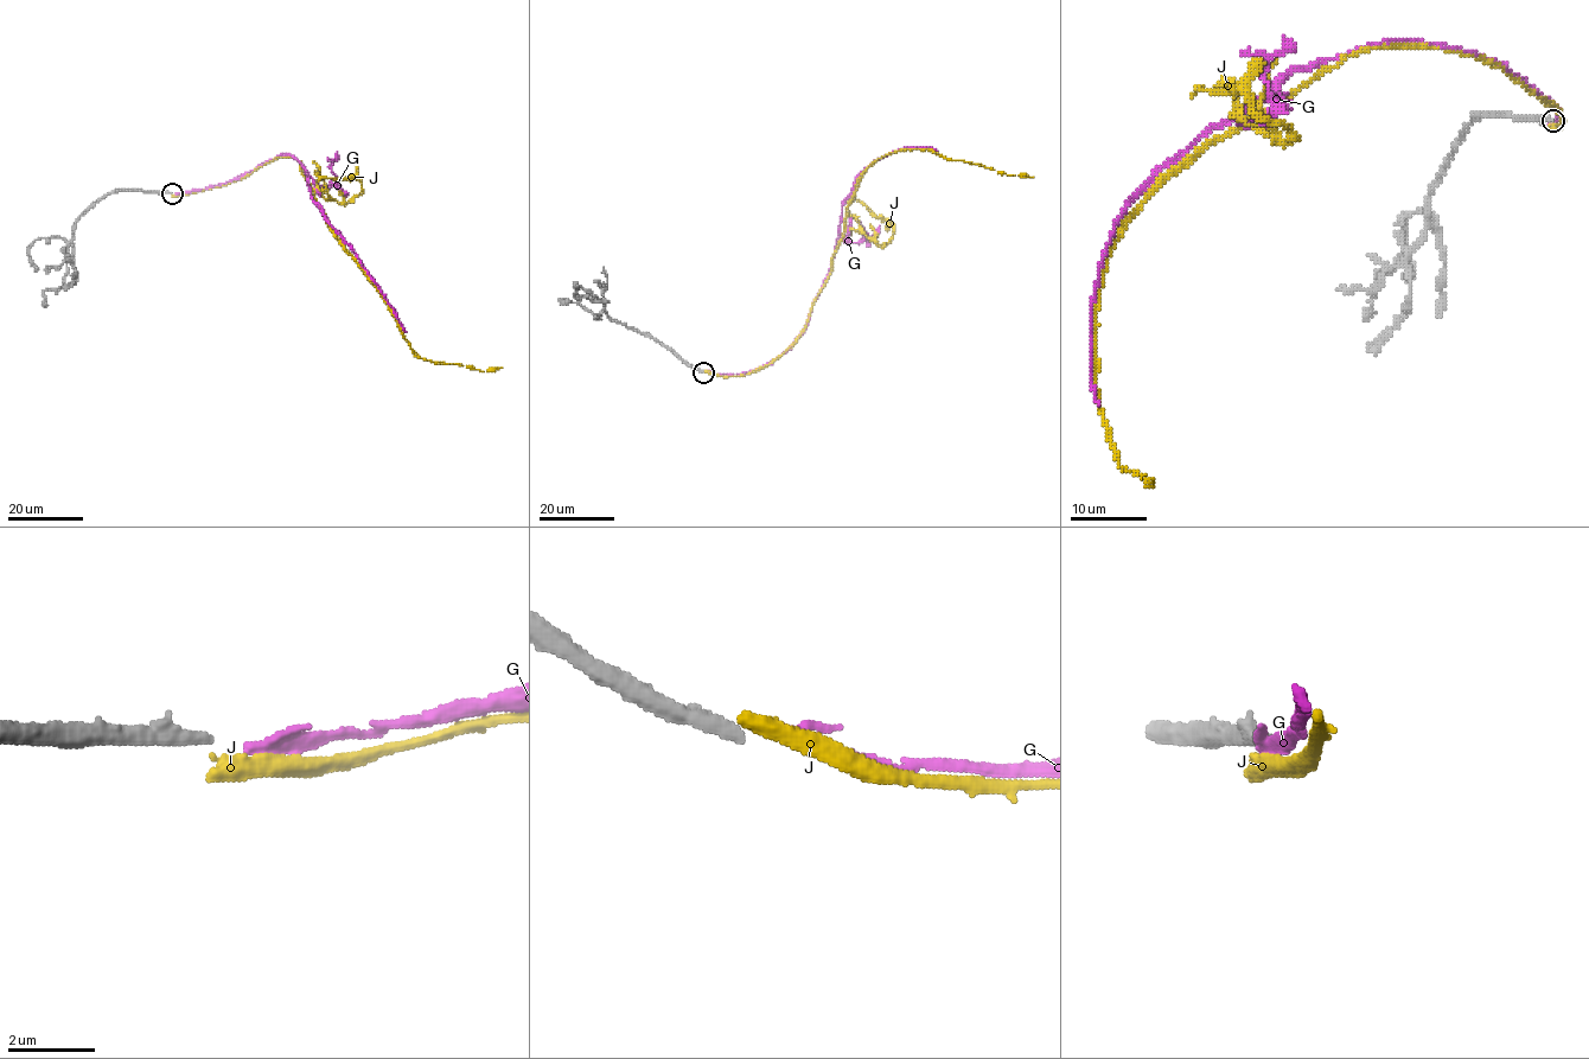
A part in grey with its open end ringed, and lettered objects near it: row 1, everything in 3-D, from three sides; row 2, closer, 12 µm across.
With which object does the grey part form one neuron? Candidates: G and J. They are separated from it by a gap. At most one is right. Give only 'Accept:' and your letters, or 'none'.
Accept: none

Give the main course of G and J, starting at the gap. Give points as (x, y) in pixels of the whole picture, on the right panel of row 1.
G: (1551, 121), (1557, 109), (1501, 63), (1461, 50), (1392, 40), (1290, 69), (1121, 216), (1092, 304), (1097, 406)
J: (1550, 123), (1559, 108), (1498, 65), (1384, 44), (1204, 142), (1128, 219), (1096, 310), (1108, 437), (1153, 479)

